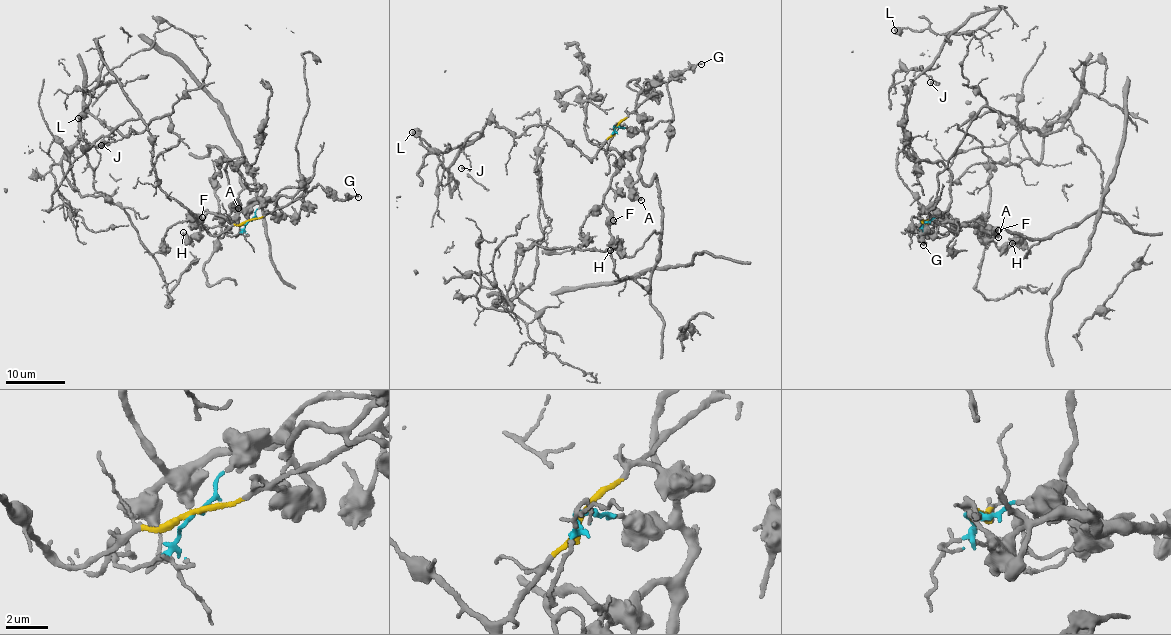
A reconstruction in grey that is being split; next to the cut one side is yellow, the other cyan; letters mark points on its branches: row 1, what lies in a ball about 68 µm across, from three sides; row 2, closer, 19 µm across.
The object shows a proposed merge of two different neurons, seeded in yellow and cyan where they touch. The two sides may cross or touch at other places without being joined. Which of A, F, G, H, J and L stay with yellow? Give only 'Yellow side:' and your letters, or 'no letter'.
Yellow side: J, L

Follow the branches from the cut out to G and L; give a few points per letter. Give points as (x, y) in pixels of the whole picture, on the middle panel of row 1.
G: (616, 127), (647, 132), (670, 119), (672, 116), (667, 84), (688, 66), (702, 64)
L: (616, 127), (591, 157), (545, 125), (517, 137), (492, 121), (451, 165), (452, 189), (458, 182), (411, 132)

